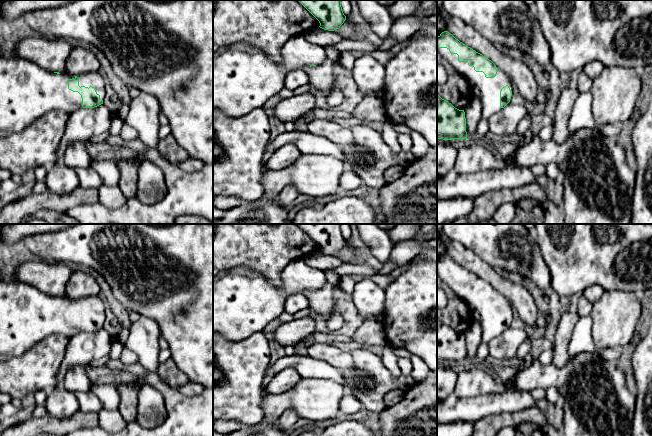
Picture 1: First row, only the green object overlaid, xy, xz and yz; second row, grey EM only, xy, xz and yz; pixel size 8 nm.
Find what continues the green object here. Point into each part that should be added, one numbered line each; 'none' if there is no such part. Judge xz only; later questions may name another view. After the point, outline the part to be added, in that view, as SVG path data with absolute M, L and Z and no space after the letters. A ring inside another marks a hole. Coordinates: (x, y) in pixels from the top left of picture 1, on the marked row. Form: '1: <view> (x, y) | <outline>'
1: xz (244, 77) | M303 35L289 39L280 49L280 62L273 61L262 49L246 43L235 43L213 53L213 109L231 117L239 117L262 107L271 97L285 87L285 78L291 71L303 69L306 65L319 65L326 59L322 46L309 42Z

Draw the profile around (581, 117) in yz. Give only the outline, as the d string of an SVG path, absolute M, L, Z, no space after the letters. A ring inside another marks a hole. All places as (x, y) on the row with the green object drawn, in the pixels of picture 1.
M591 91L579 93L570 114L568 124L569 134L574 134L579 129L593 128L596 126L592 115L592 101Z

